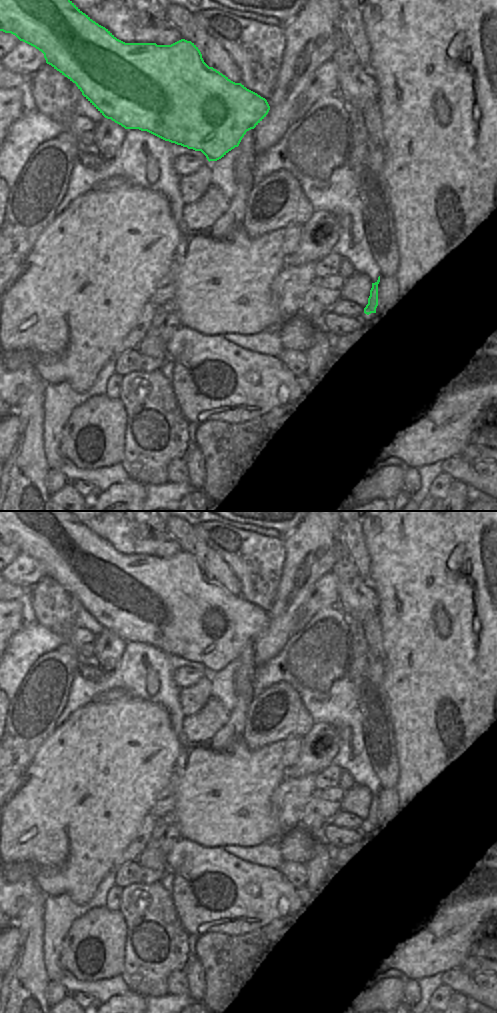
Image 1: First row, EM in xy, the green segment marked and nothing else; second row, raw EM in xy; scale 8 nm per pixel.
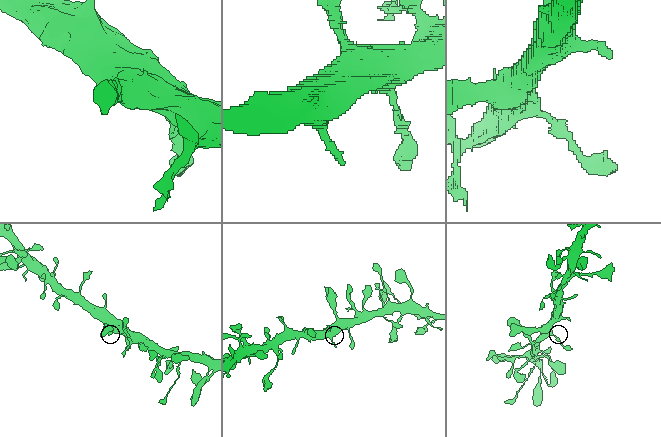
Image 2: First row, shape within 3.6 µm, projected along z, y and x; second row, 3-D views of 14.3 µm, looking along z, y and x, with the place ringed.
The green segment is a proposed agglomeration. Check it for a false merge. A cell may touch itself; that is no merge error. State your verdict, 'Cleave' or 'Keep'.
Keep

